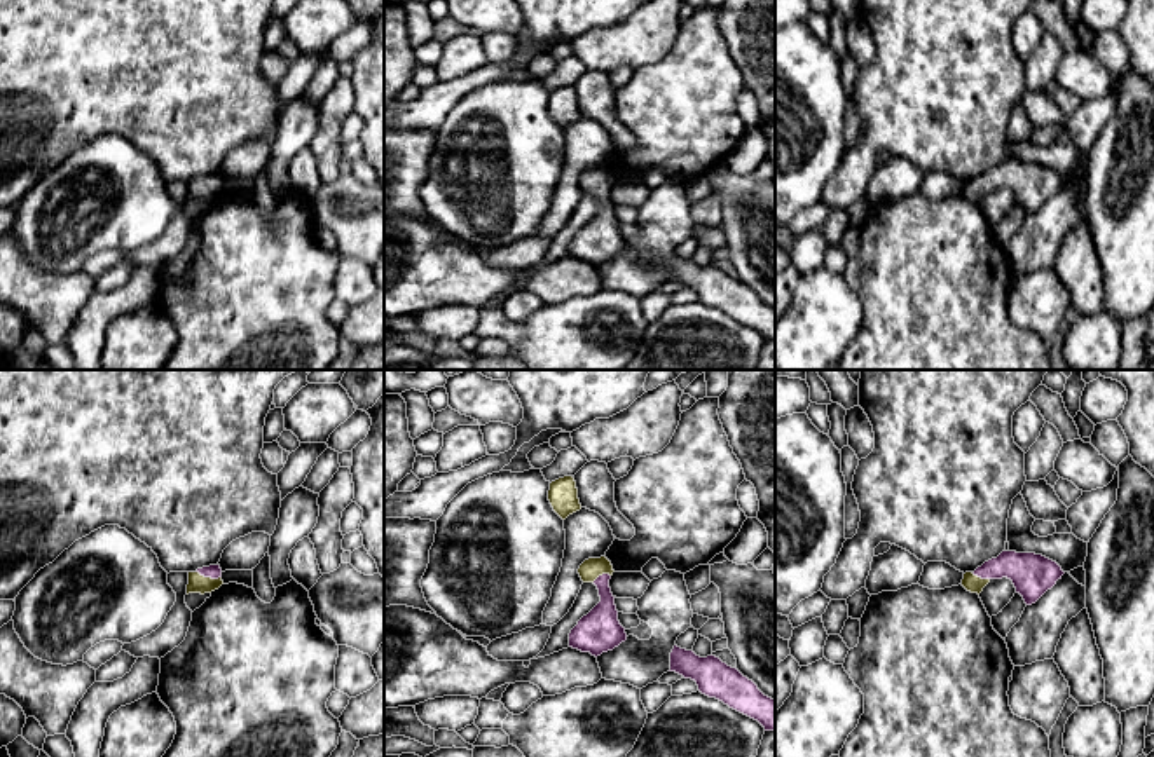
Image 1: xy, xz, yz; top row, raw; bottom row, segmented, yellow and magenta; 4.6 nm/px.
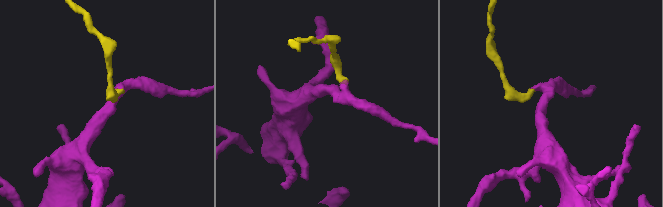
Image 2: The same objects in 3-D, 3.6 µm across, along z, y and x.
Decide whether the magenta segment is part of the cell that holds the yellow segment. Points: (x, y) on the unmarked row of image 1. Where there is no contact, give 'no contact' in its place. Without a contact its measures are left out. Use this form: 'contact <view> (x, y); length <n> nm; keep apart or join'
contact xy (208, 187); length 120 nm; join

